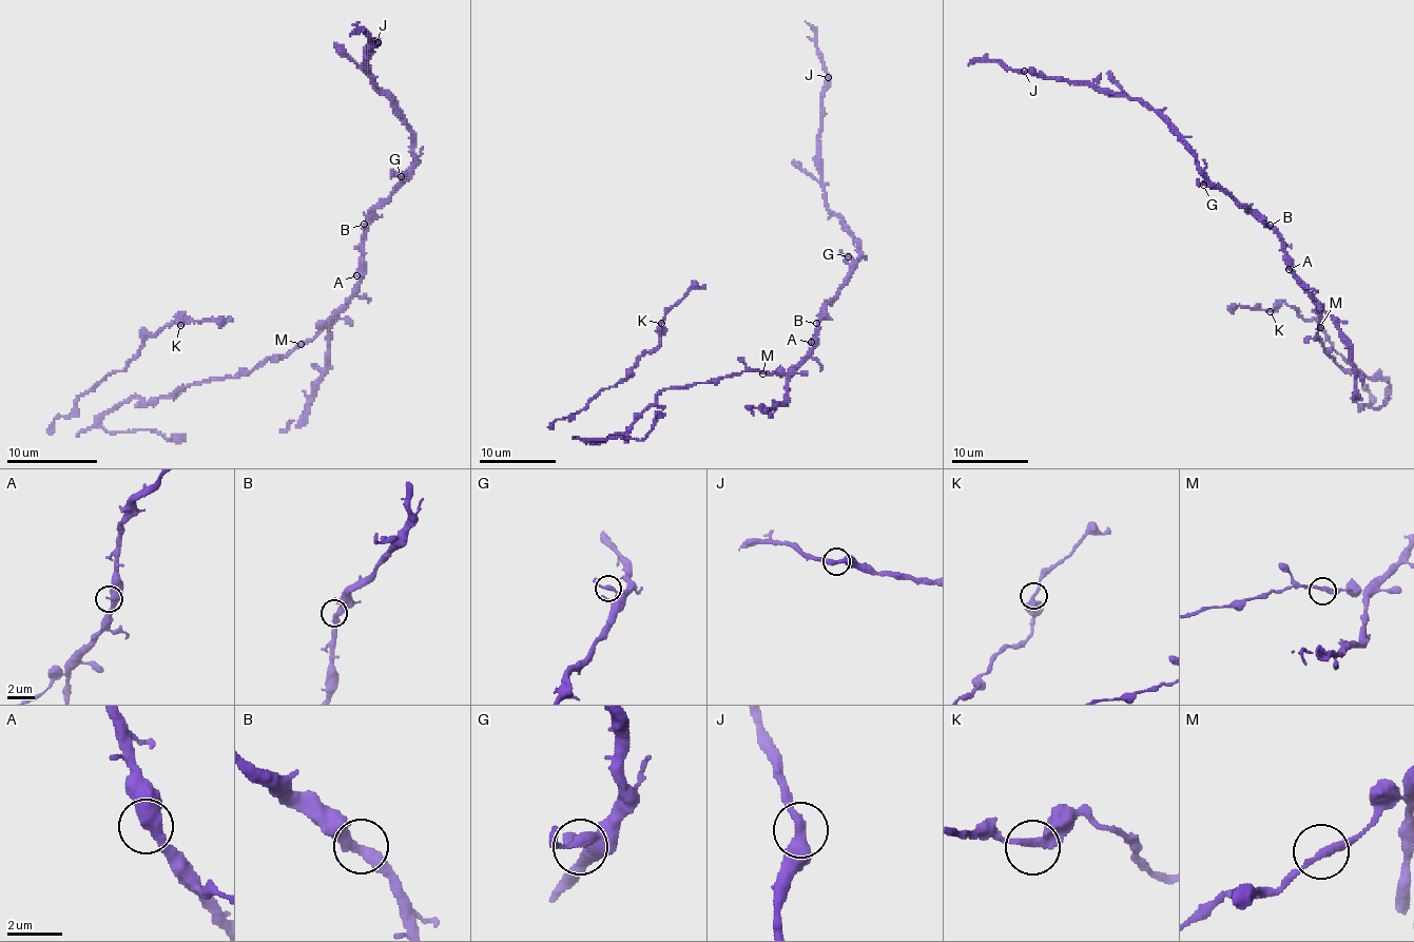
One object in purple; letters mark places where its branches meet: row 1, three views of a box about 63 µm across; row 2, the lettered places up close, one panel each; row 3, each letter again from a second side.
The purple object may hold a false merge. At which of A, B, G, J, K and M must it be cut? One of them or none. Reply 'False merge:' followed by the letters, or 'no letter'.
False merge: no letter

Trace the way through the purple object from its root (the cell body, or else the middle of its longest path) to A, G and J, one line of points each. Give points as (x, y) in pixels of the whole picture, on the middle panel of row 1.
A: (764, 371), (788, 373), (813, 346), (811, 342)
G: (764, 371), (788, 373), (815, 346), (815, 330), (822, 309), (849, 275), (851, 260), (848, 255)
J: (764, 371), (788, 373), (815, 346), (822, 309), (858, 255), (820, 178), (828, 77)

